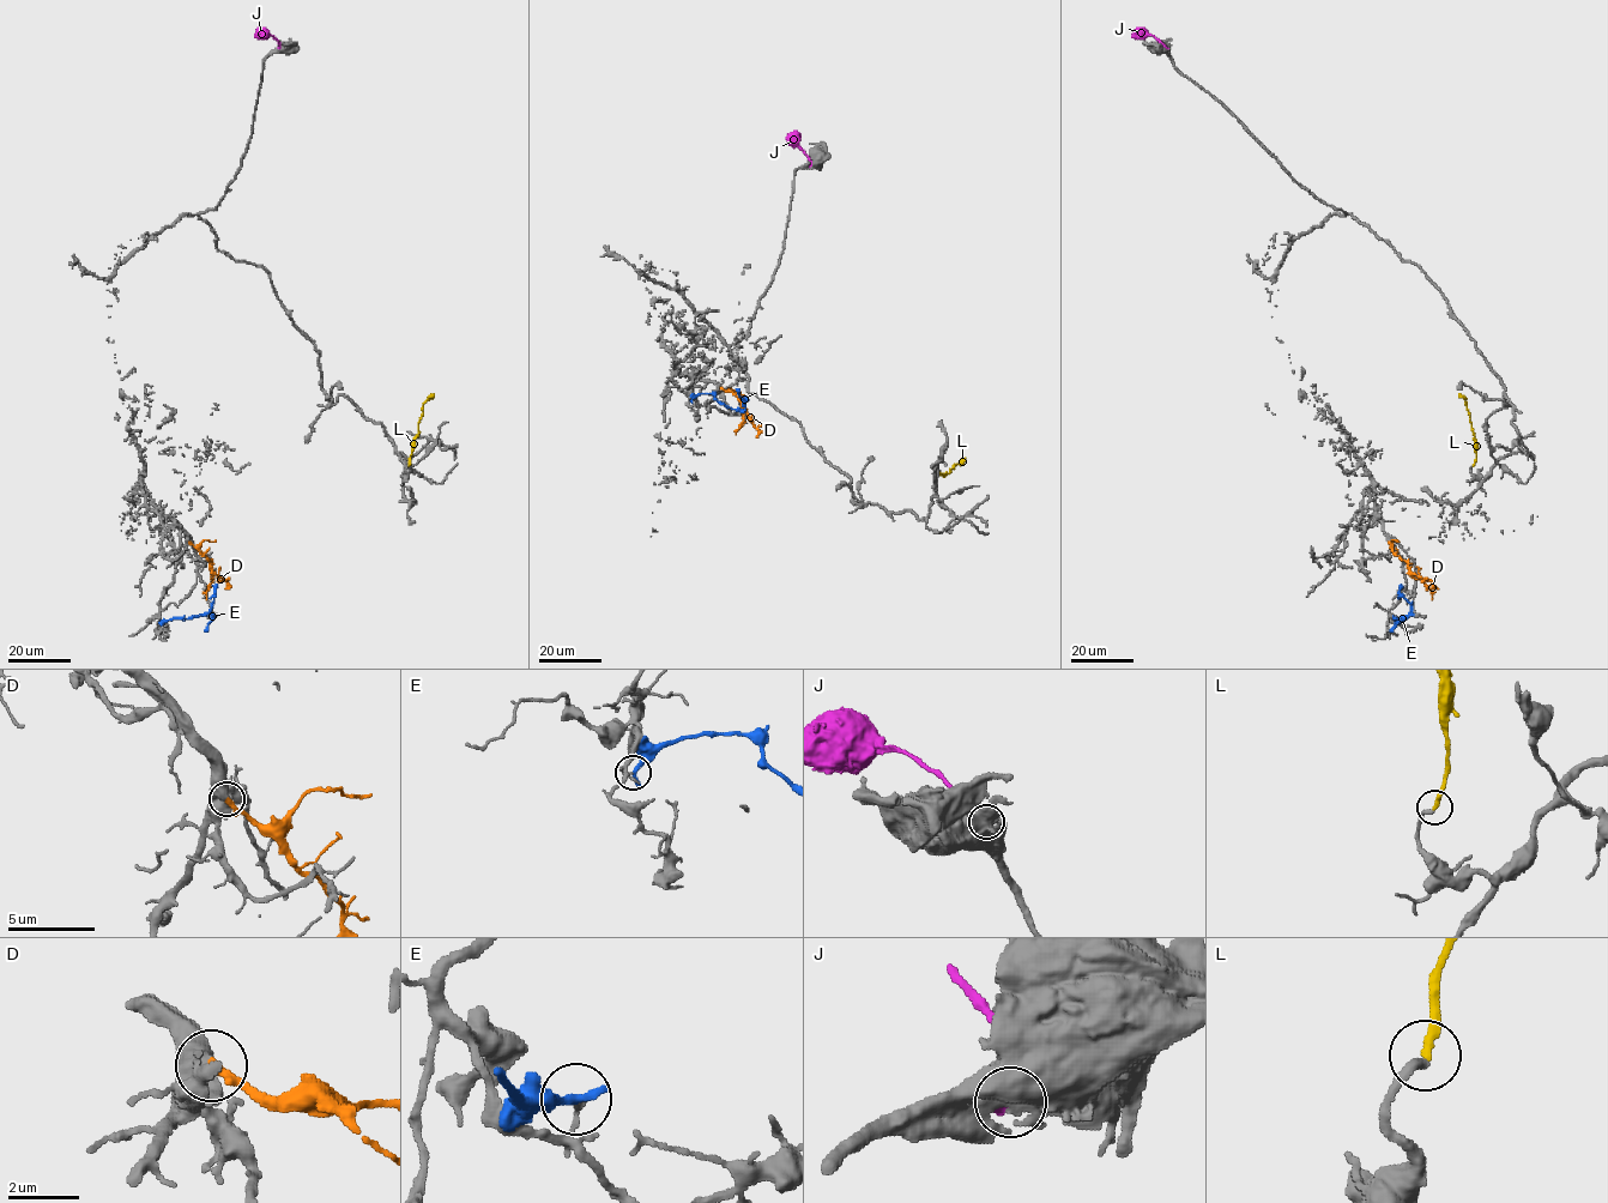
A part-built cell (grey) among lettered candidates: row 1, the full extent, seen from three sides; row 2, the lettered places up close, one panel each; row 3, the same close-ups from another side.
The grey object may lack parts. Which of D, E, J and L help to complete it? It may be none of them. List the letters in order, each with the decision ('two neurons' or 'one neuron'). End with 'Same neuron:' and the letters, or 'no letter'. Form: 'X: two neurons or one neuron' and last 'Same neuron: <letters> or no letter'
D: one neuron
E: two neurons
J: two neurons
L: one neuron
Same neuron: D, L

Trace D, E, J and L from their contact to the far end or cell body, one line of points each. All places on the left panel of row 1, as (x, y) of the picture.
D: (189, 542), (210, 561), (212, 581), (206, 599)
E: (159, 621), (212, 614), (207, 632)
J: (279, 48), (271, 35), (258, 36), (258, 32)
L: (409, 465), (423, 404), (433, 394)

